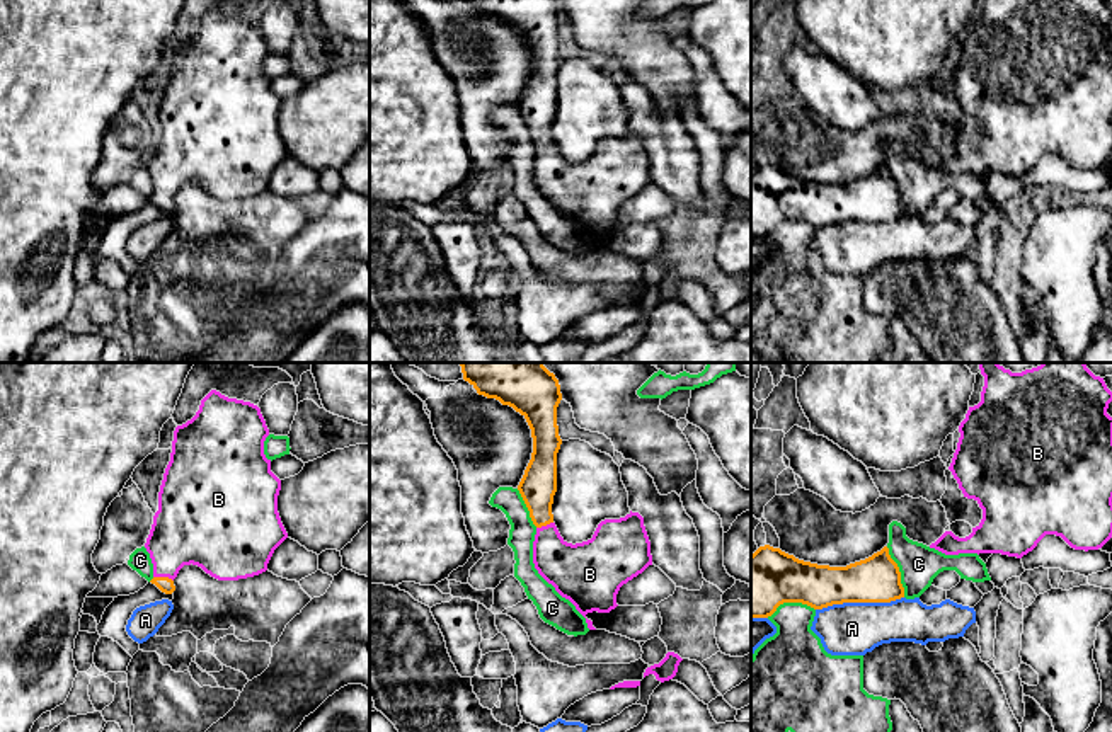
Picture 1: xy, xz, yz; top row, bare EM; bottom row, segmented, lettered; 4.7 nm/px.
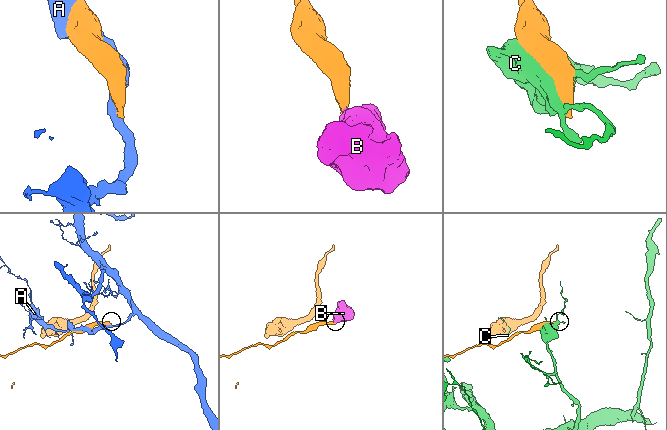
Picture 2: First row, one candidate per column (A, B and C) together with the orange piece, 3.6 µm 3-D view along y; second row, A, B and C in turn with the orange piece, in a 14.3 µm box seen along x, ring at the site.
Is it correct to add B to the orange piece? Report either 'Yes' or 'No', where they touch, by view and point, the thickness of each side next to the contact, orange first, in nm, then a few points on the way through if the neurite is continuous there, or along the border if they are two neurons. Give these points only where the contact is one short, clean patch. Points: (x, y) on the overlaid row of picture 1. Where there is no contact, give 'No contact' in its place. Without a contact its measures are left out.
Yes. Touches orange at xy (164, 577). Thickness 70 nm (orange) against 320 nm. Path across: xy (166, 584), (164, 577), (171, 545), (186, 530)

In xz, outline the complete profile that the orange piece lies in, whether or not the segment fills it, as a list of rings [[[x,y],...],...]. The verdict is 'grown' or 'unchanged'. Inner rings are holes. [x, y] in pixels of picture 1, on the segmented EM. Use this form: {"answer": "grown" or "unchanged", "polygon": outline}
{"answer": "grown", "polygon": [[[460,363],[460,366],[463,380],[479,395],[513,407],[526,419],[531,429],[533,453],[518,490],[536,526],[533,541],[535,569],[584,618],[593,611],[610,613],[618,606],[616,594],[620,587],[652,565],[651,541],[644,518],[630,511],[625,518],[601,521],[591,540],[576,545],[567,543],[560,536],[552,514],[553,495],[557,492],[557,453],[562,444],[557,426],[557,407],[562,400],[559,380],[543,363]]]}

